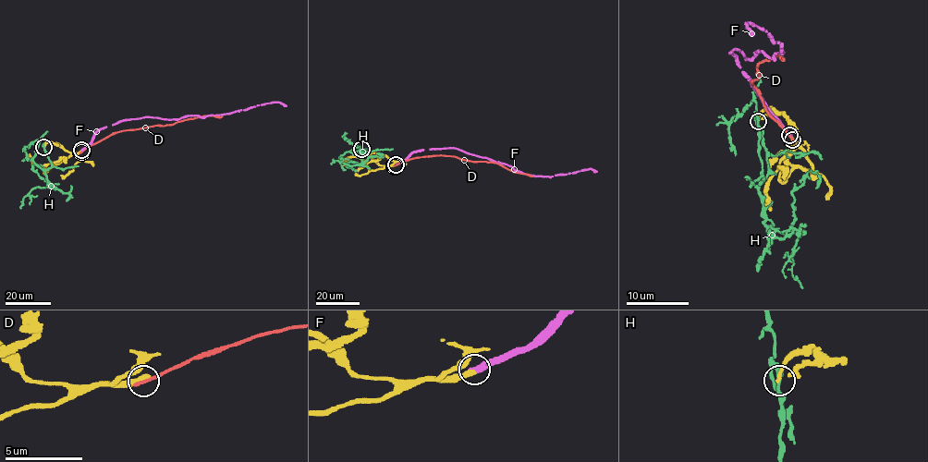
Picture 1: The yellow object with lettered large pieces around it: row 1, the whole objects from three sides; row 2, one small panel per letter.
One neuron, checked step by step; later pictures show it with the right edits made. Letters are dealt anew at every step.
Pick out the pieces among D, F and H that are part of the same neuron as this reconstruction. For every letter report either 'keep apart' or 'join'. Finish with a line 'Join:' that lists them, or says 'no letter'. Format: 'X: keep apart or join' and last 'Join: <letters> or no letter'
D: keep apart
F: join
H: keep apart
Join: F

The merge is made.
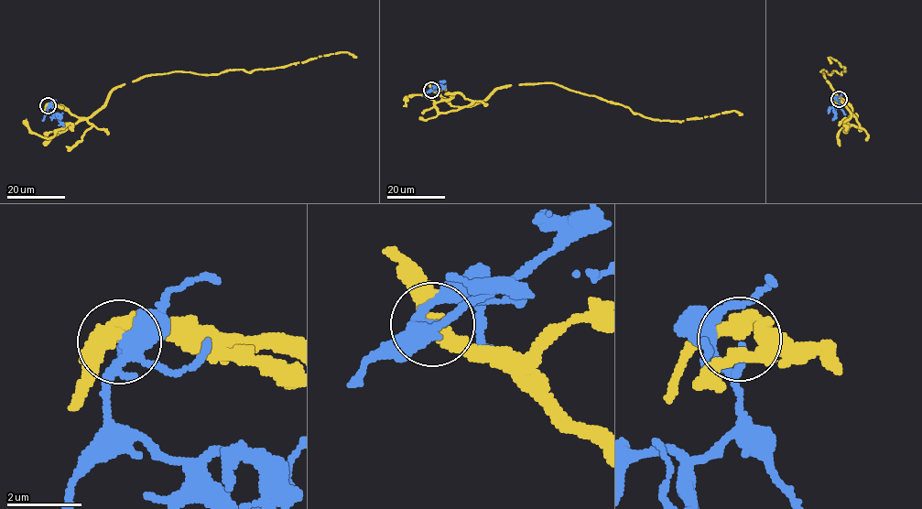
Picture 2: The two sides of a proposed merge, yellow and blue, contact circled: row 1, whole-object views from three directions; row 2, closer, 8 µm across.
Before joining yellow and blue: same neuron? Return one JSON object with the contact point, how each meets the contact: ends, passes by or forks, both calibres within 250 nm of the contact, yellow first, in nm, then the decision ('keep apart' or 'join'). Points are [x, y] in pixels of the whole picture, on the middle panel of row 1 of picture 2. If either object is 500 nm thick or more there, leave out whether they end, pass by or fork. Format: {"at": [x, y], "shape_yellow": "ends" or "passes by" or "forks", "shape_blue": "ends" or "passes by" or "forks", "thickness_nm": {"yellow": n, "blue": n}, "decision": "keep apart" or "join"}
{"at": [431, 90], "shape_yellow": "passes by", "shape_blue": "passes by", "thickness_nm": {"yellow": 400, "blue": 130}, "decision": "keep apart"}

